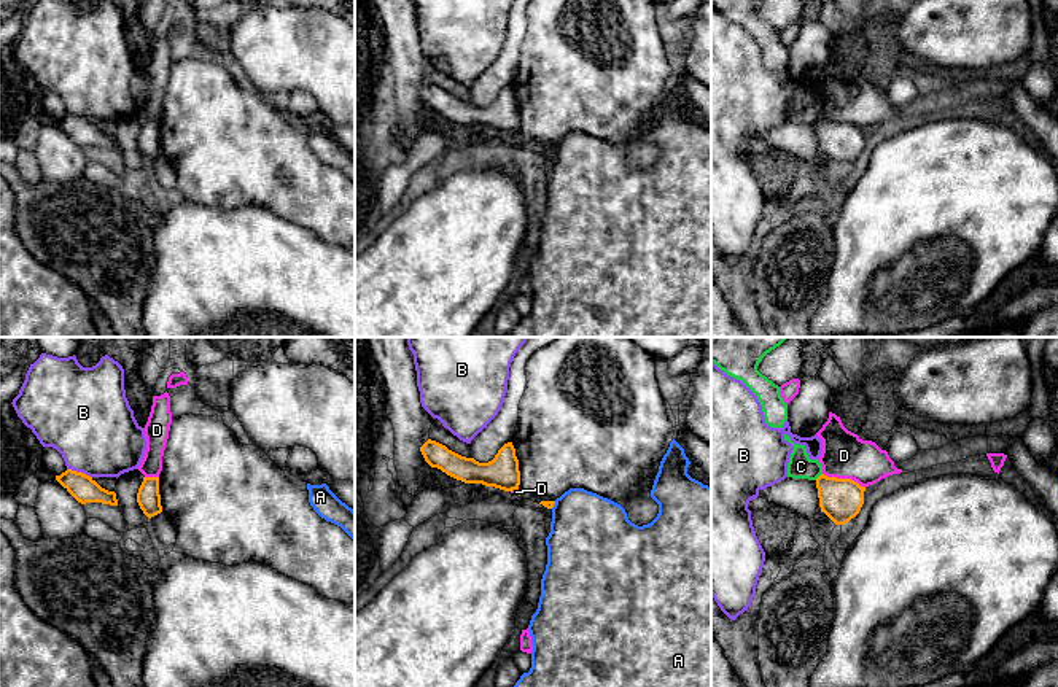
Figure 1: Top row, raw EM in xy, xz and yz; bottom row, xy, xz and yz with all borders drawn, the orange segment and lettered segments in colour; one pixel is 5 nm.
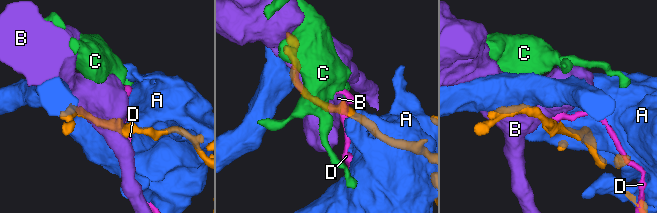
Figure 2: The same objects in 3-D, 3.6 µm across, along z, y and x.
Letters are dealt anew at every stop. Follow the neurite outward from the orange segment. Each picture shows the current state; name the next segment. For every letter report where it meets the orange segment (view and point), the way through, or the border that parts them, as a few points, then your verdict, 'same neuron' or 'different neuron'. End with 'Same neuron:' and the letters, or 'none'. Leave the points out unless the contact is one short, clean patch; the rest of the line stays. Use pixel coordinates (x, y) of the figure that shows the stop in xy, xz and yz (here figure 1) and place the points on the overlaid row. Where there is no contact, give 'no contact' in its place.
A: meets orange in xz at (554, 503); different neuron
B: meets orange in xy at (80, 473); different neuron
C: meets orange in yz at (820, 476); border along yz (821, 473), (815, 479); different neuron
D: meets orange in yz at (844, 479); different neuron
Same neuron: none

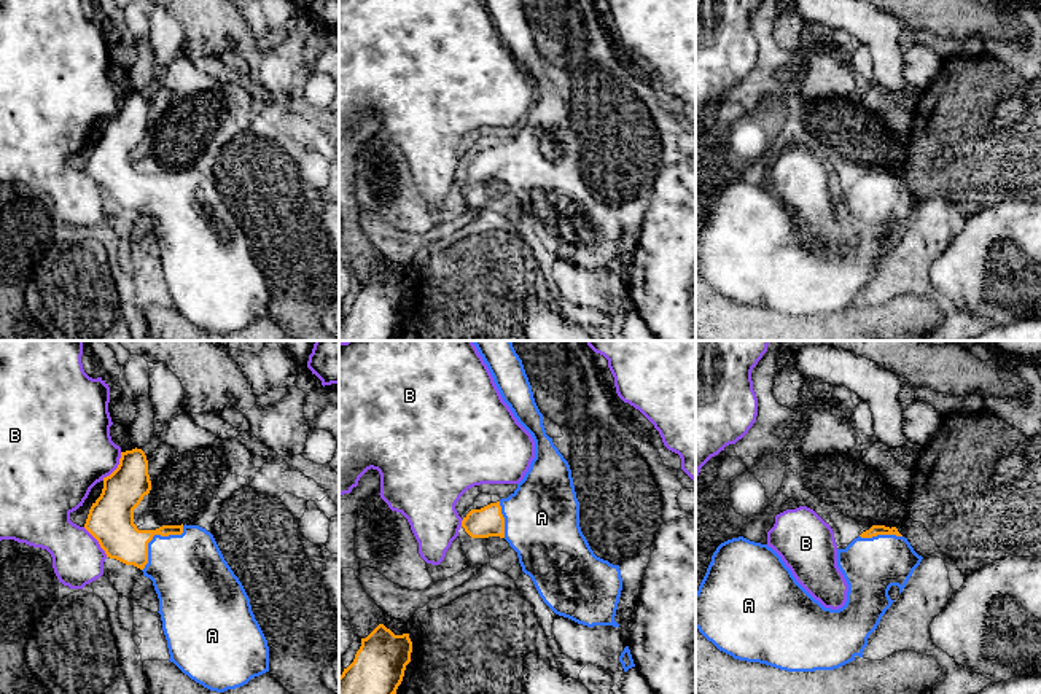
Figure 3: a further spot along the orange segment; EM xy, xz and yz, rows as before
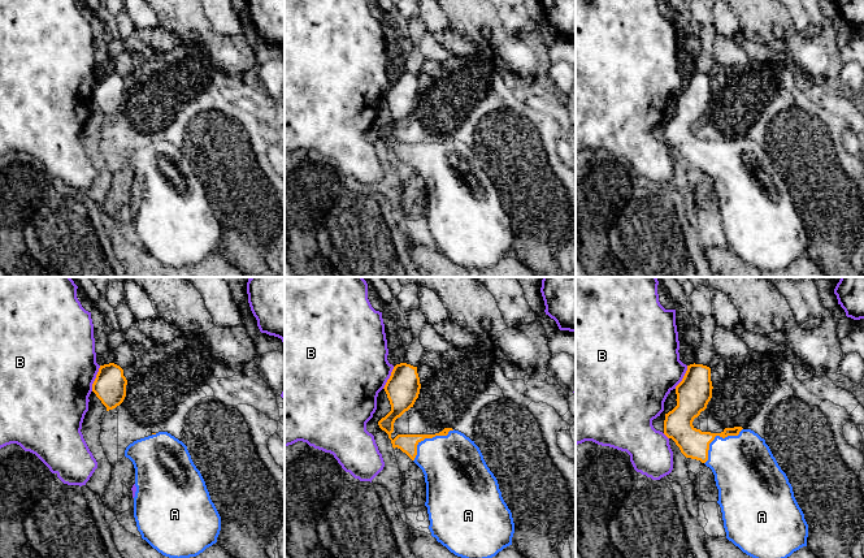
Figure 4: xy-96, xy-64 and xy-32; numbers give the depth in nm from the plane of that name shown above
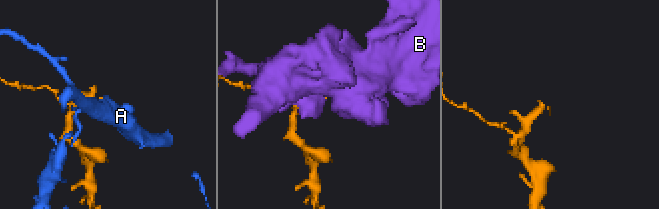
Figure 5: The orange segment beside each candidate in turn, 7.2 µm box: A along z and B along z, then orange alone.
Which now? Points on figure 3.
A: meets orange in xy at (153, 535); same neuron
B: meets orange in xy at (118, 467); different neuron
Same neuron: A

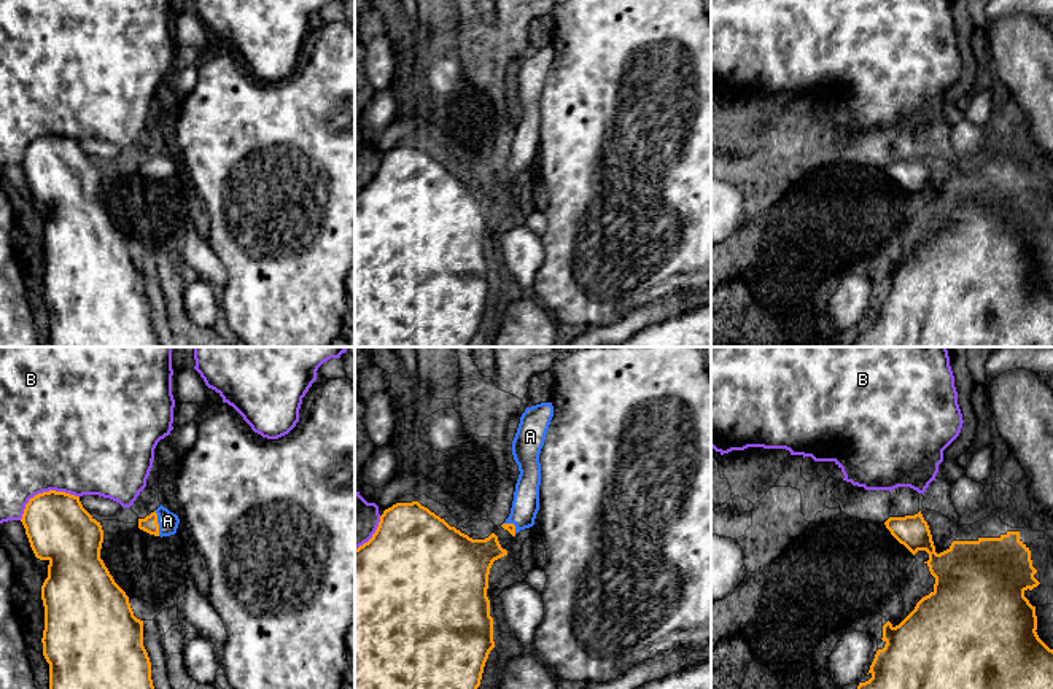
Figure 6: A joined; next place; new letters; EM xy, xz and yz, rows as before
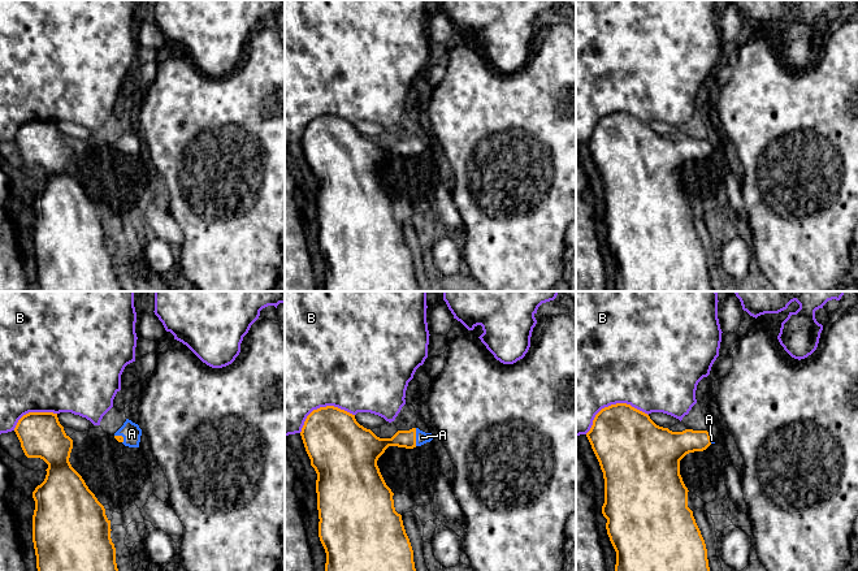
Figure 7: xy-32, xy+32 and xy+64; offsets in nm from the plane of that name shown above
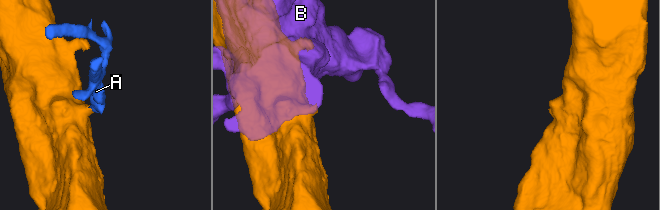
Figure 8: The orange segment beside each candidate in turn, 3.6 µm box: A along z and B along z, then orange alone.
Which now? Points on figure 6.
A: meets orange in xy at (158, 524); runs through xy (150, 524), (158, 524), (167, 521); same neuron
B: meets orange in xy at (43, 492); different neuron
Same neuron: A

